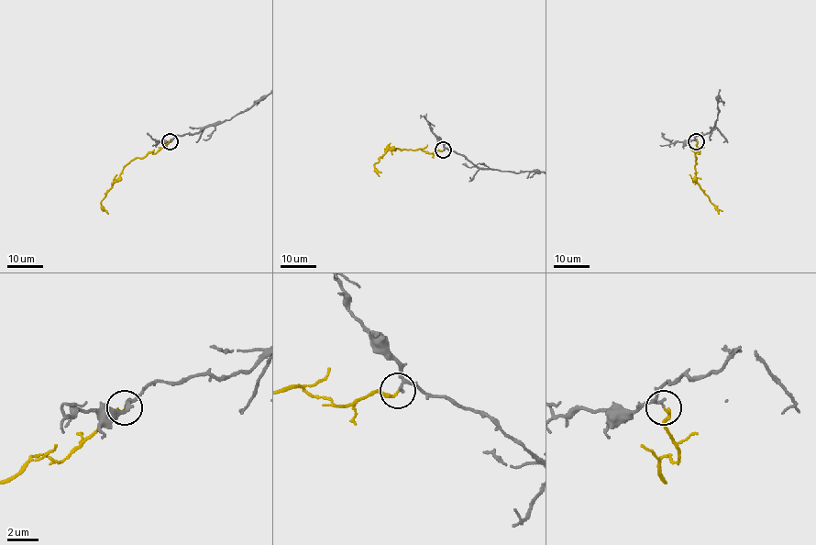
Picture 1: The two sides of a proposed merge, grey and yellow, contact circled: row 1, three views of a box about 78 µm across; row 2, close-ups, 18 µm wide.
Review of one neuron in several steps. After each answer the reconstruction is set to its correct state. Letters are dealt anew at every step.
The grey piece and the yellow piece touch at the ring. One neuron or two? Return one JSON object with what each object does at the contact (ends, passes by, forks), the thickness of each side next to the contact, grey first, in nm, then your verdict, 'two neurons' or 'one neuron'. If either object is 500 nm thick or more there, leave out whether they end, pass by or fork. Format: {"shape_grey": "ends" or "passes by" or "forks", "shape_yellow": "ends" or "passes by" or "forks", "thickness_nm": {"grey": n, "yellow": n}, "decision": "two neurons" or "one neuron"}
{"shape_grey": "passes by", "shape_yellow": "ends", "thickness_nm": {"grey": 140, "yellow": 170}, "decision": "one neuron"}

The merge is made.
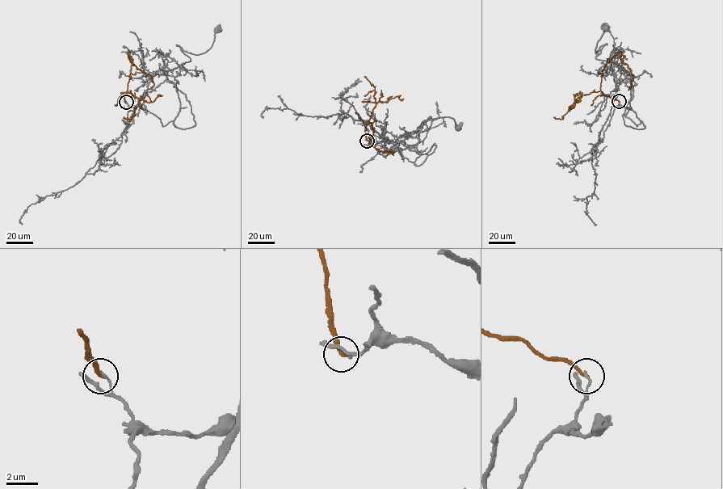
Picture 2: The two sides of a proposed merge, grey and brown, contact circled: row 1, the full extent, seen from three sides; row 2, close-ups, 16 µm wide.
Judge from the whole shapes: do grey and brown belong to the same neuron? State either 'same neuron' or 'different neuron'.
different neuron

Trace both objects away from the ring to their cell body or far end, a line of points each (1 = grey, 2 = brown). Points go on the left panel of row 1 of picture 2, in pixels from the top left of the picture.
1: (126, 102), (163, 126), (173, 121), (180, 103), (166, 73), (191, 61), (180, 46), (205, 52), (218, 29)
2: (126, 102), (124, 98), (132, 64), (129, 52), (128, 57), (130, 61), (151, 77), (153, 85), (148, 89)

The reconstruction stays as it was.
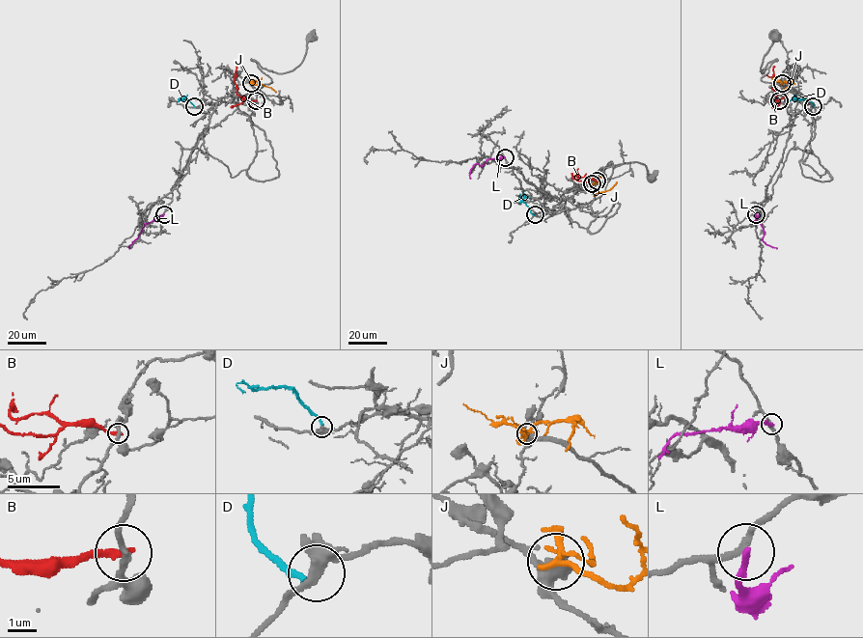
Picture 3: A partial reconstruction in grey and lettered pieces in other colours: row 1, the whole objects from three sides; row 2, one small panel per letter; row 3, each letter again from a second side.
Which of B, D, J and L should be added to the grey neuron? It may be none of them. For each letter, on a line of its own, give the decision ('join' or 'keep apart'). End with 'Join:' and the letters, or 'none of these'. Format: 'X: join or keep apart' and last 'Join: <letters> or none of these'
B: keep apart
D: keep apart
J: keep apart
L: keep apart
Join: none of these

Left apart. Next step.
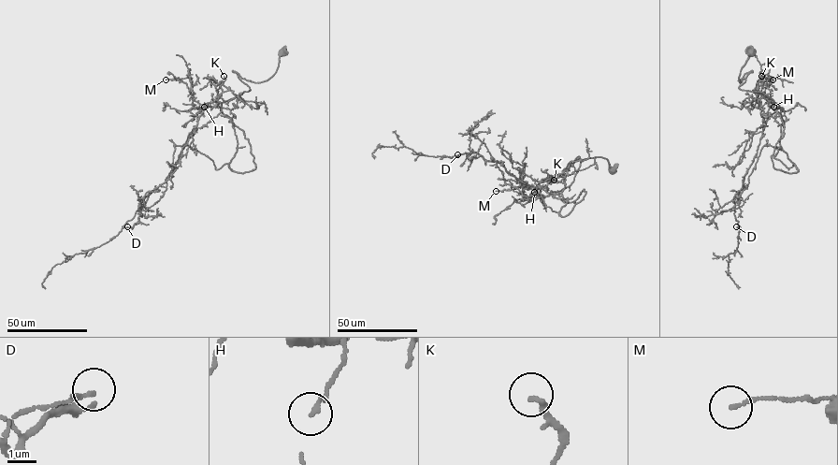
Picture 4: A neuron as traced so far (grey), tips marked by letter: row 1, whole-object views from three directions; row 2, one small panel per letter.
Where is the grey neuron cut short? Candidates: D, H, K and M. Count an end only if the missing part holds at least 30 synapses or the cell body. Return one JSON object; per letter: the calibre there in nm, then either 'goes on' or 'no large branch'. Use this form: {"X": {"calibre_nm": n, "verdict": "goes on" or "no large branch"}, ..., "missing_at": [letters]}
{"D": {"calibre_nm": 150, "verdict": "no large branch"}, "H": {"calibre_nm": 120, "verdict": "no large branch"}, "K": {"calibre_nm": 130, "verdict": "goes on"}, "M": {"calibre_nm": 110, "verdict": "no large branch"}, "missing_at": ["K"]}

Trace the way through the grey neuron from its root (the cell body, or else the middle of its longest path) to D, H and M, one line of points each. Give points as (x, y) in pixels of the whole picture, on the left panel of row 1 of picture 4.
D: (282, 52), (267, 79), (254, 82), (237, 73), (250, 90), (205, 106), (169, 178), (144, 198), (127, 226)
H: (282, 52), (276, 72), (267, 79), (254, 82), (237, 73), (250, 90), (223, 102), (209, 103), (204, 107)
M: (282, 52), (266, 80), (237, 73), (250, 90), (222, 102), (195, 101), (189, 78), (166, 79)

